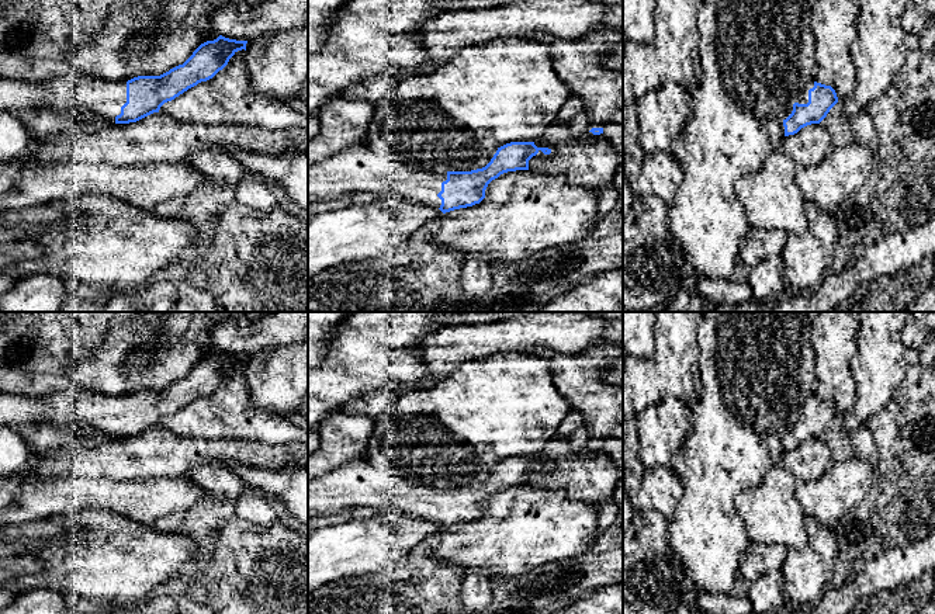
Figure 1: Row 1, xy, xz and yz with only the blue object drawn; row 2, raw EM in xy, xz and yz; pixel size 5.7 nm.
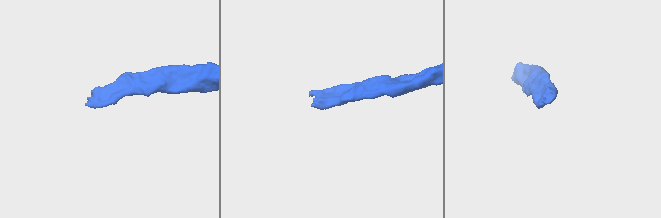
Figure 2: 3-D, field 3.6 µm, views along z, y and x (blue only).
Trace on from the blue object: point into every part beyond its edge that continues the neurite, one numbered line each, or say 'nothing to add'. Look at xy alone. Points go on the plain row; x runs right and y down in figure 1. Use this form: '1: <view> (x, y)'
1: xy (104, 413)

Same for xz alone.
1: xz (357, 484)

